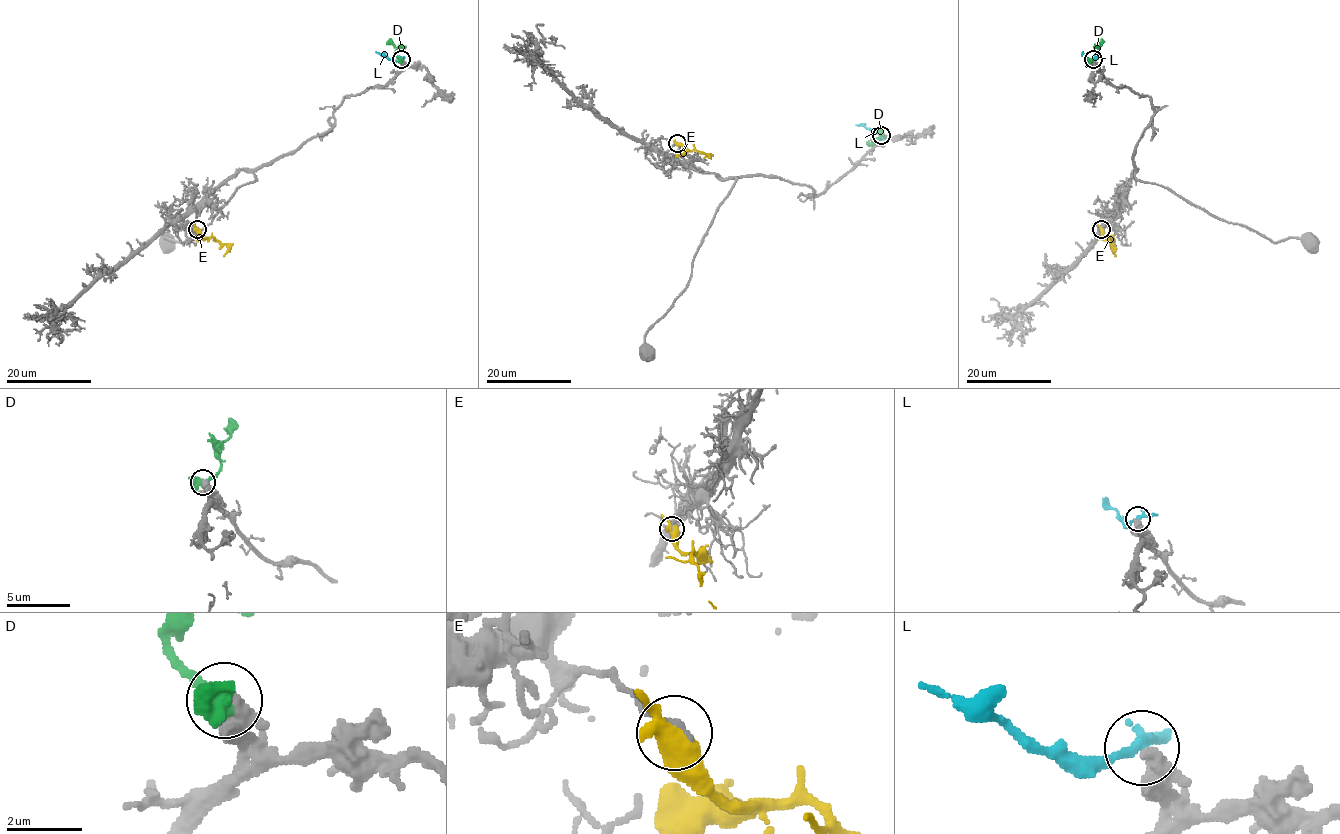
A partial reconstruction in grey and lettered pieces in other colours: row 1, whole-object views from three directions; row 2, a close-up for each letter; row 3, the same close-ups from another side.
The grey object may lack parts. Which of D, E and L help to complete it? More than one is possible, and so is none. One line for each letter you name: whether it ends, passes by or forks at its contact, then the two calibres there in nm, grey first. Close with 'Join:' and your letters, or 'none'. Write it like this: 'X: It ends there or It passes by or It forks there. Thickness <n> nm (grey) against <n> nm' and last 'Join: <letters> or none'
D: It passes by. Thickness 400 nm (grey) against 420 nm
Join: D

